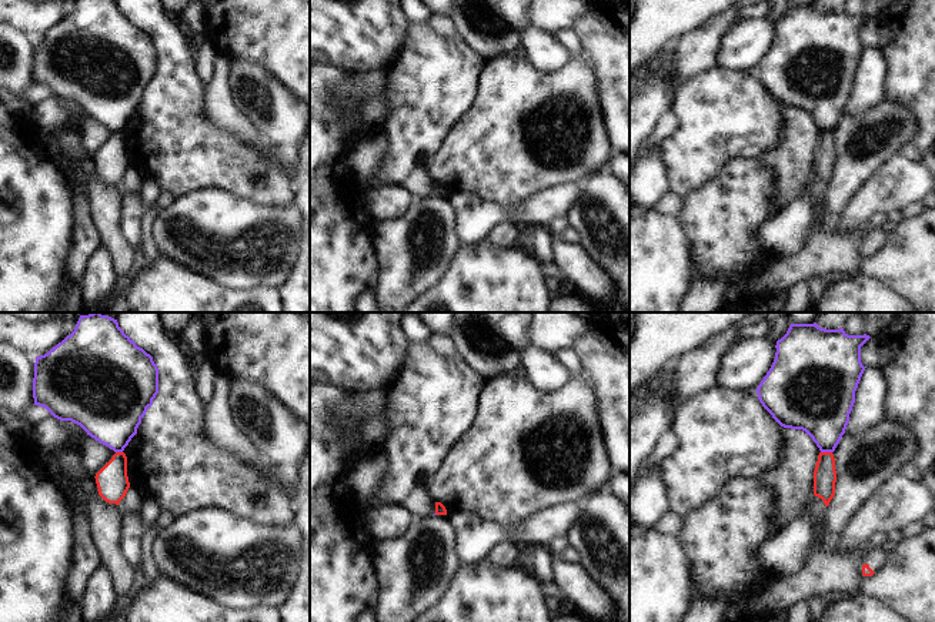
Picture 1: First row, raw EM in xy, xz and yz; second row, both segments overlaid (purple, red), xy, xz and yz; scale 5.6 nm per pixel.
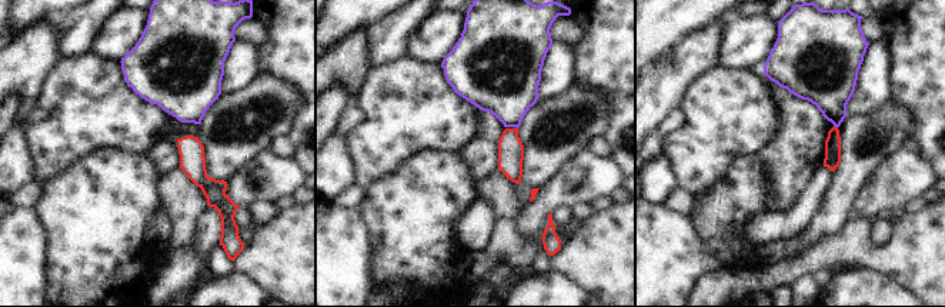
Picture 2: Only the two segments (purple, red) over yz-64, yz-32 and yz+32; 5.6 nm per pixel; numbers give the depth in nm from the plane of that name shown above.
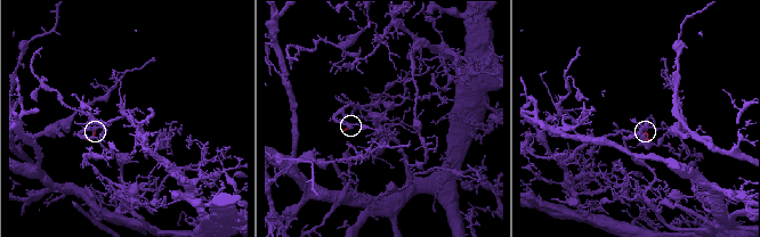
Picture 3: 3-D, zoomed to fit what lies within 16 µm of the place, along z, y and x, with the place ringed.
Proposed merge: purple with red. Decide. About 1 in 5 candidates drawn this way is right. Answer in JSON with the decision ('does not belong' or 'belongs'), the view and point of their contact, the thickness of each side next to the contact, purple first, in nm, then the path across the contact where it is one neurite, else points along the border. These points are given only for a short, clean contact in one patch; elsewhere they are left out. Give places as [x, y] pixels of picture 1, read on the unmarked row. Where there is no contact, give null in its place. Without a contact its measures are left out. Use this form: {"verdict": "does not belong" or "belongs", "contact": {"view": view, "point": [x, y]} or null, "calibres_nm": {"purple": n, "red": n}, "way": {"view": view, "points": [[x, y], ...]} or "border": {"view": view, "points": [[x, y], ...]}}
{"verdict": "does not belong", "contact": {"view": "yz", "point": [827, 131]}, "calibres_nm": {"purple": 320, "red": 130}, "border": {"view": "yz", "points": [[821, 131], [831, 133]]}}

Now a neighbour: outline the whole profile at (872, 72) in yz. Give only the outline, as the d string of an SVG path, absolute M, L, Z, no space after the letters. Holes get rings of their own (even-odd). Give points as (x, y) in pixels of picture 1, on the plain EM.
M866 47L855 71L855 83L845 113L861 111L878 103L886 93L888 76L886 50Z

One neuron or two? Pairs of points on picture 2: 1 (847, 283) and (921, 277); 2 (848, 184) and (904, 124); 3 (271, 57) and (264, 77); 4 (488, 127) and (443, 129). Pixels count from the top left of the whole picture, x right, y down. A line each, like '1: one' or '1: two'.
1: two
2: one
3: two
4: two

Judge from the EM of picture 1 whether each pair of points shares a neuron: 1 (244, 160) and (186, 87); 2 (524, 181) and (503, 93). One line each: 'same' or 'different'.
1: same
2: same

